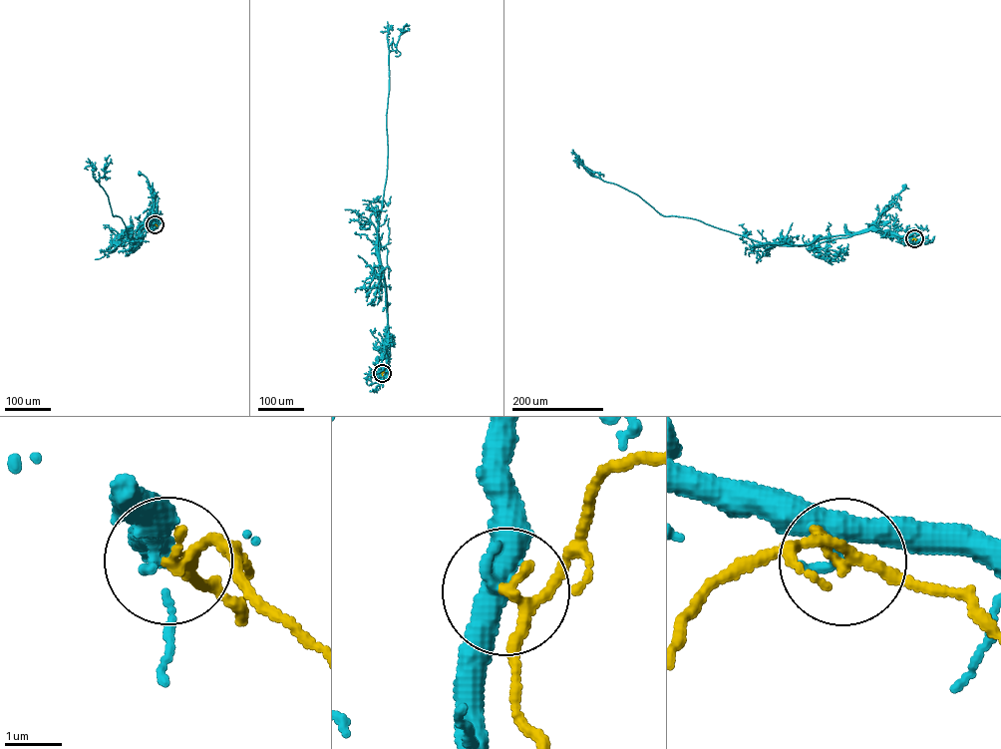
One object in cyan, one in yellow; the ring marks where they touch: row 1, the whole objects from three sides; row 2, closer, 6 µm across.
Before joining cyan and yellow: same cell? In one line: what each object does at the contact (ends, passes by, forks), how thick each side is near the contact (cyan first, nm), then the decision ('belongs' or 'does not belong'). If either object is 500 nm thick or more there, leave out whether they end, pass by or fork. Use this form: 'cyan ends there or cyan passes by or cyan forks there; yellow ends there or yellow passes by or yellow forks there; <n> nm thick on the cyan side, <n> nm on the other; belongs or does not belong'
cyan passes by; yellow passes by; 360 nm thick on the cyan side, 190 nm on the other; belongs

